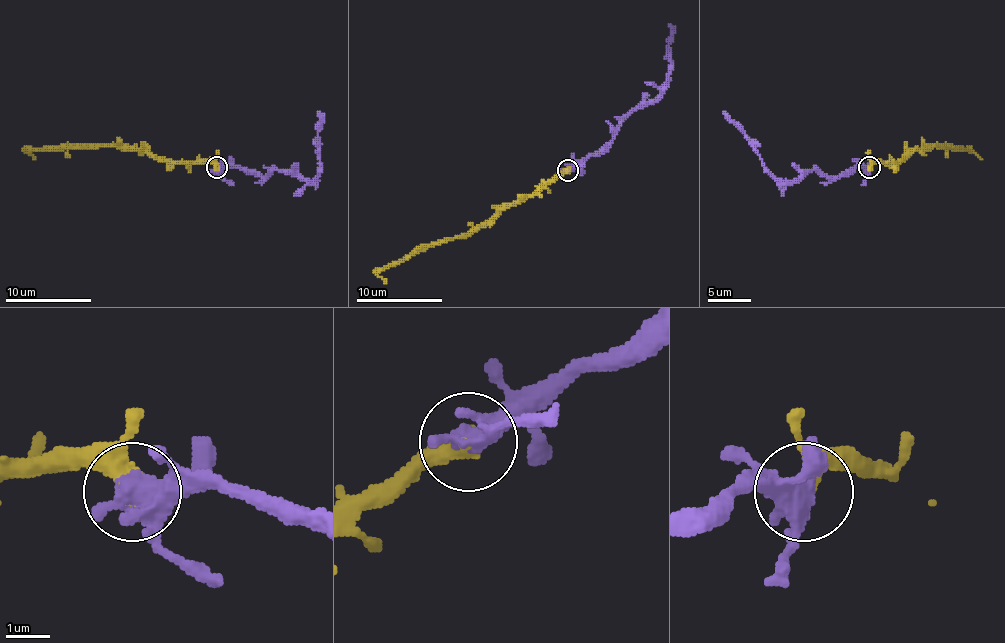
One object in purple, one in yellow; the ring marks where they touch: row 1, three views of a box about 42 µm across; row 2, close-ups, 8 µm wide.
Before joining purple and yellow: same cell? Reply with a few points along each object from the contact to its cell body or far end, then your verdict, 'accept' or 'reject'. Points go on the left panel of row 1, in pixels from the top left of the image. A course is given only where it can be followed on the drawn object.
course purple (216, 168), (244, 168), (261, 176), (283, 170), (313, 180), (320, 165), (318, 111); course yellow (216, 168), (208, 161), (156, 159), (145, 150), (115, 146), (26, 150), (35, 159); accept

